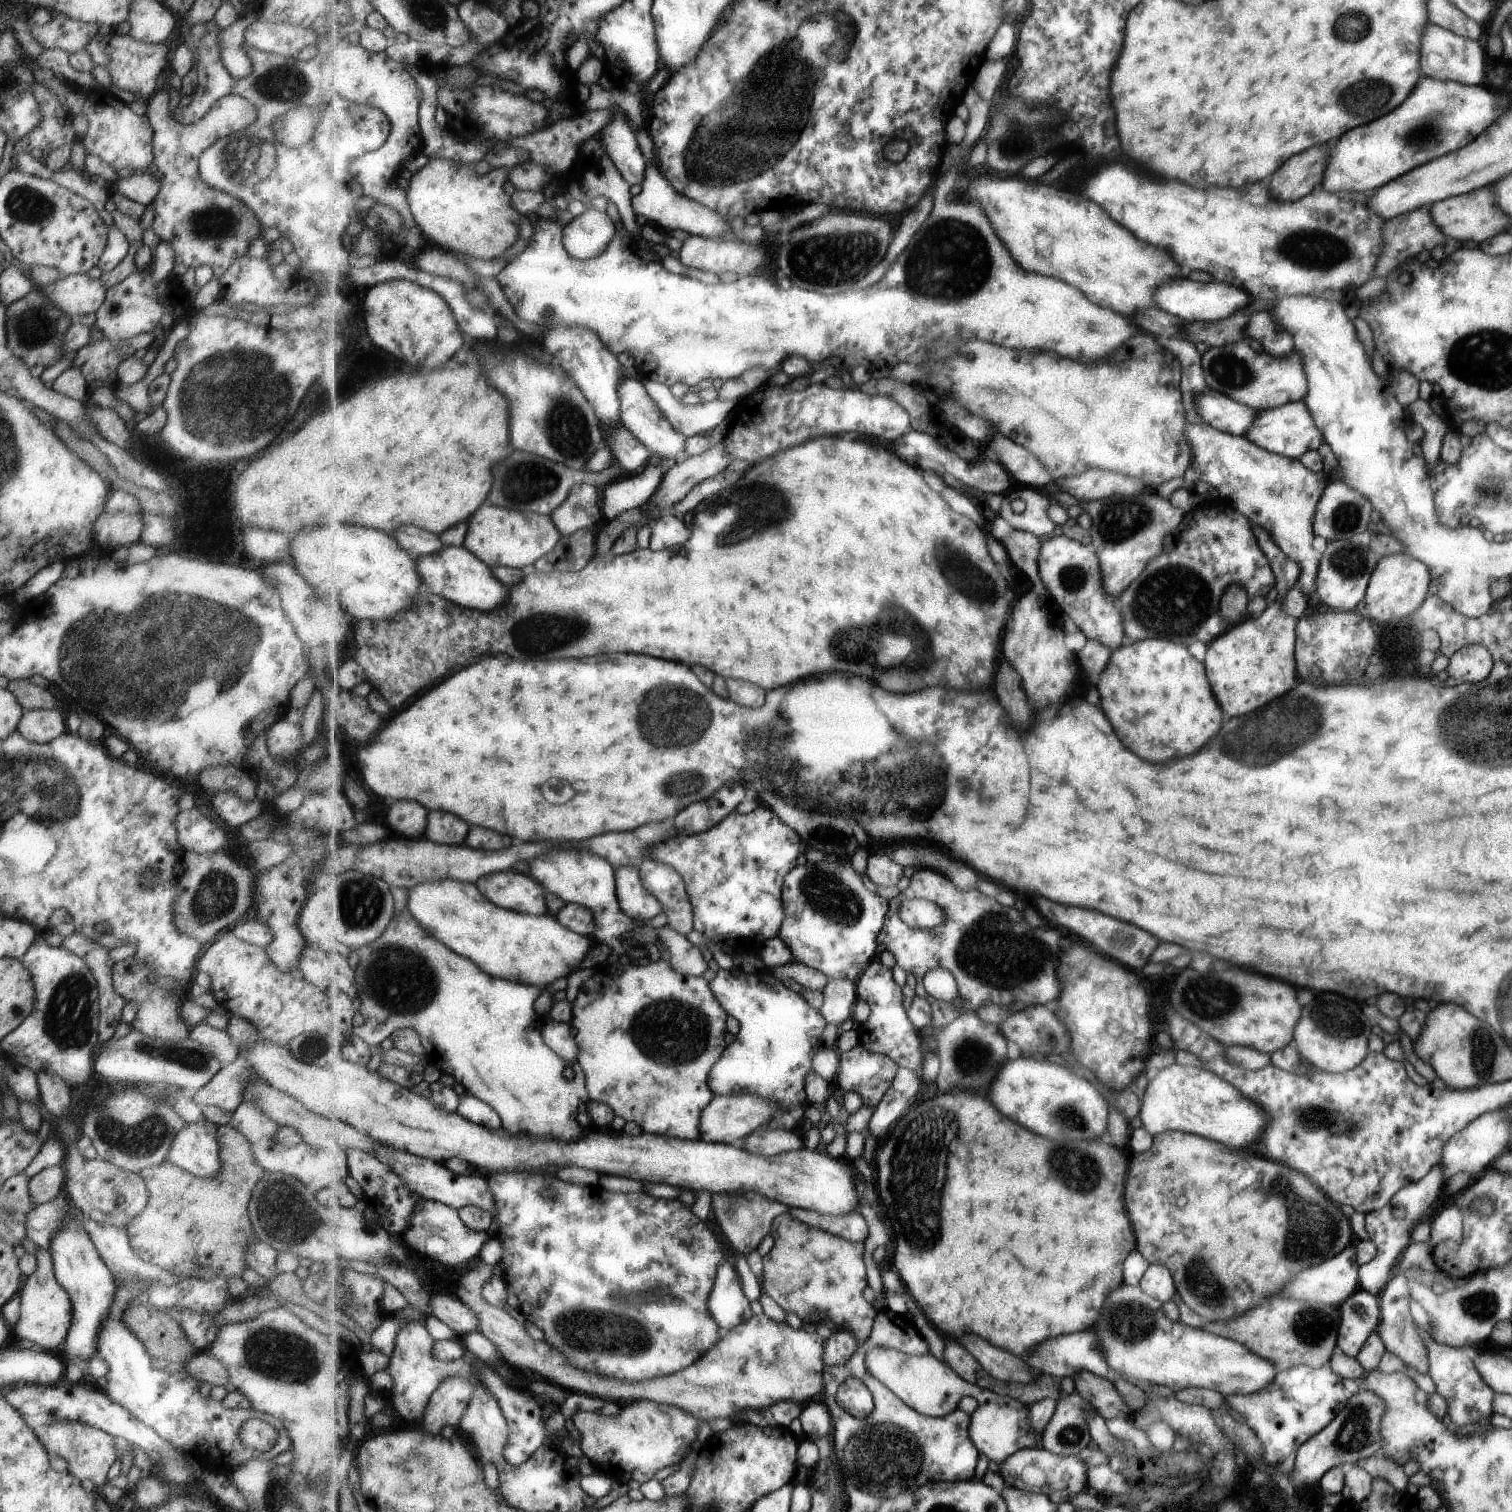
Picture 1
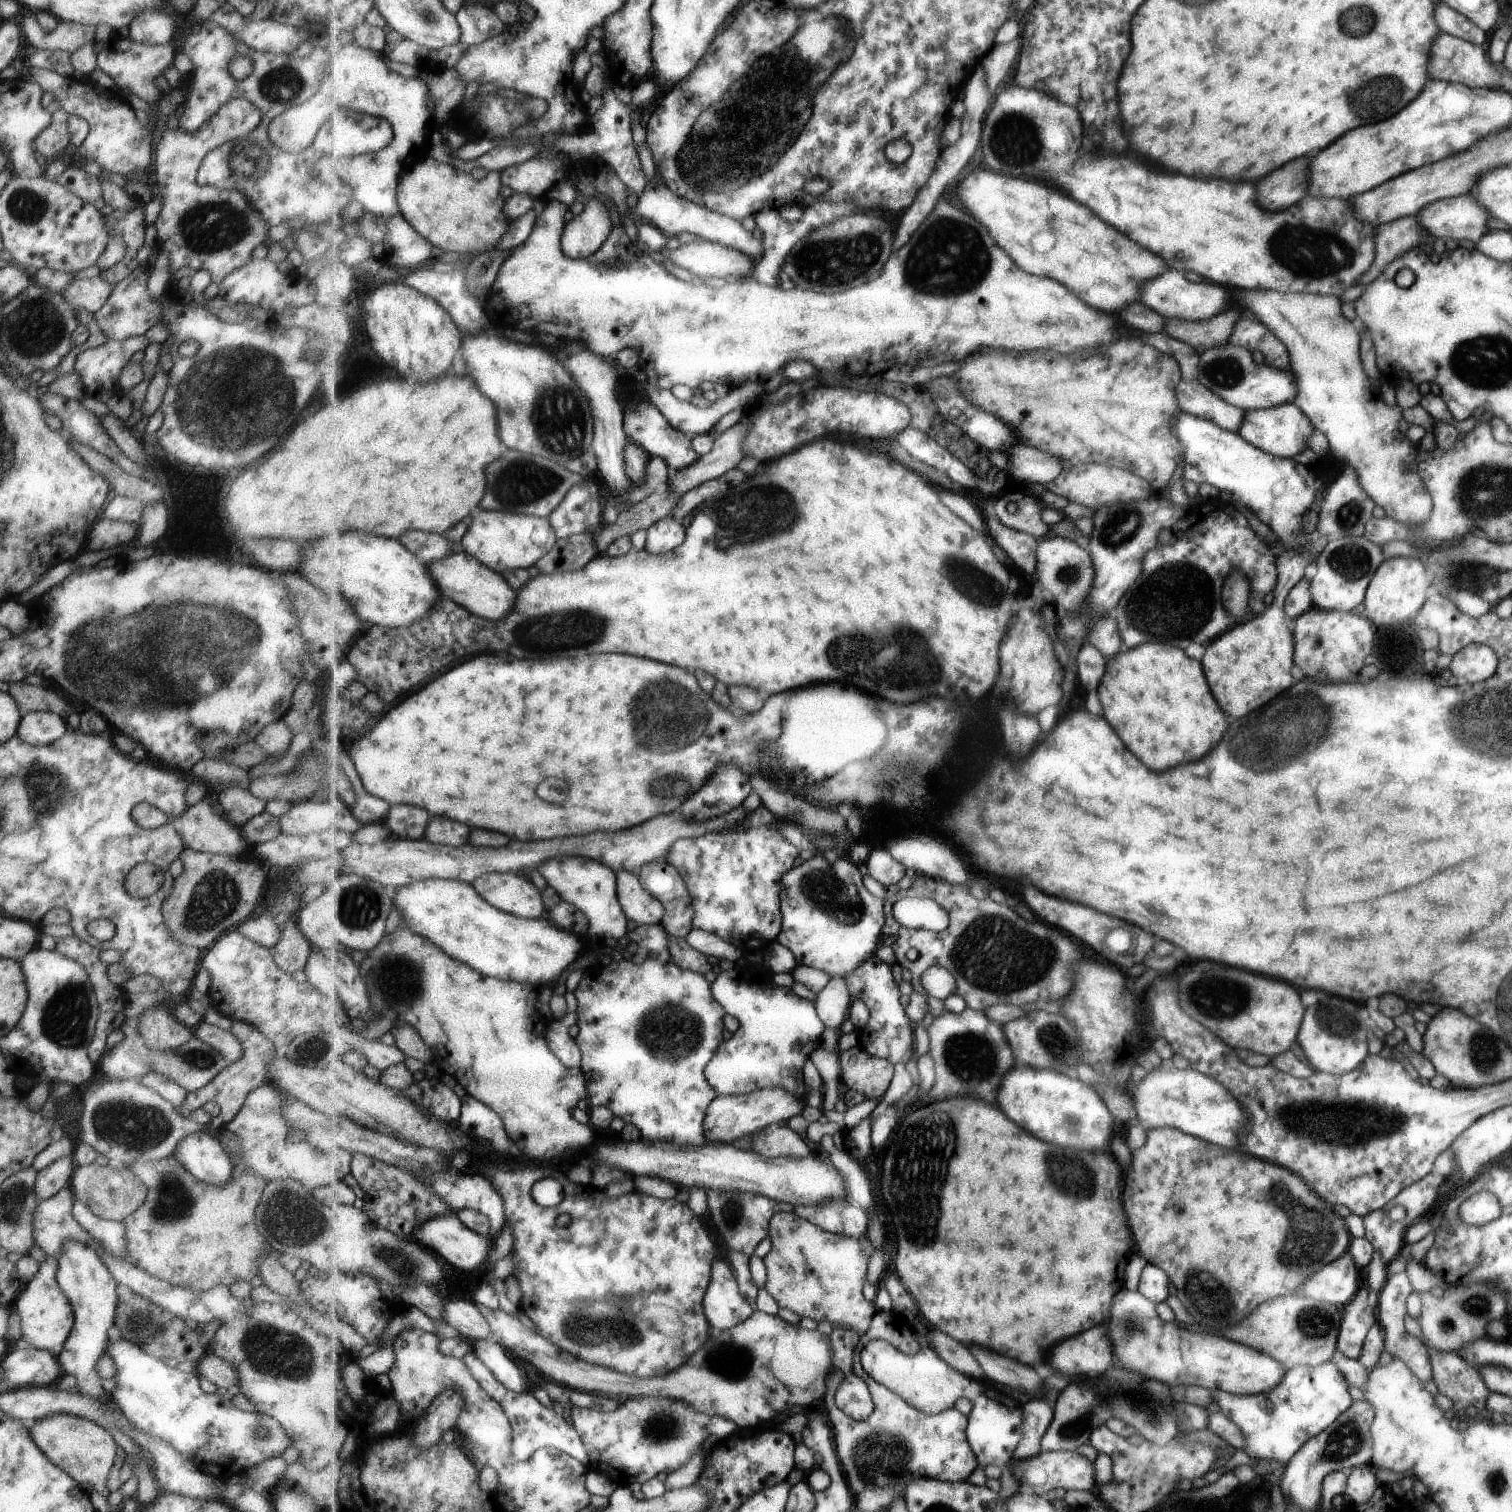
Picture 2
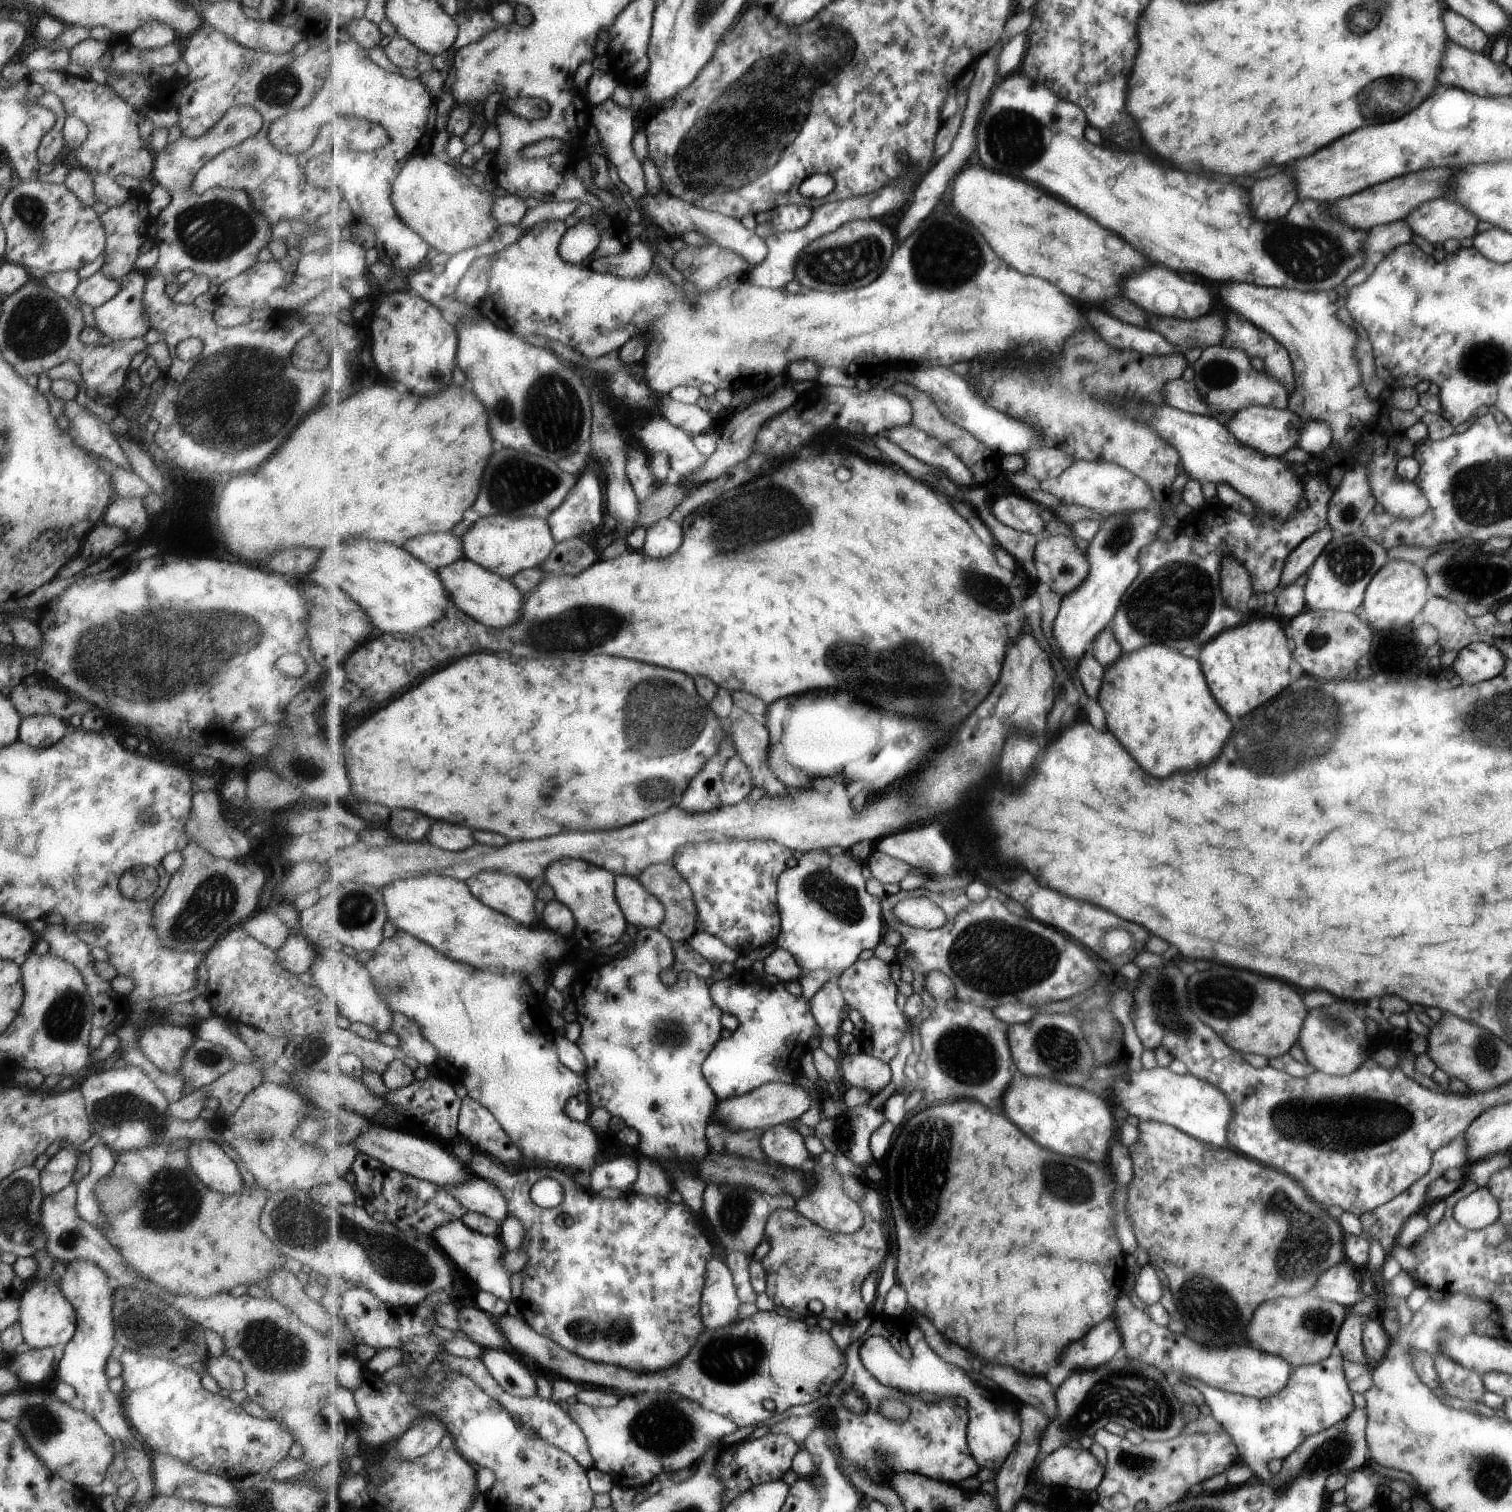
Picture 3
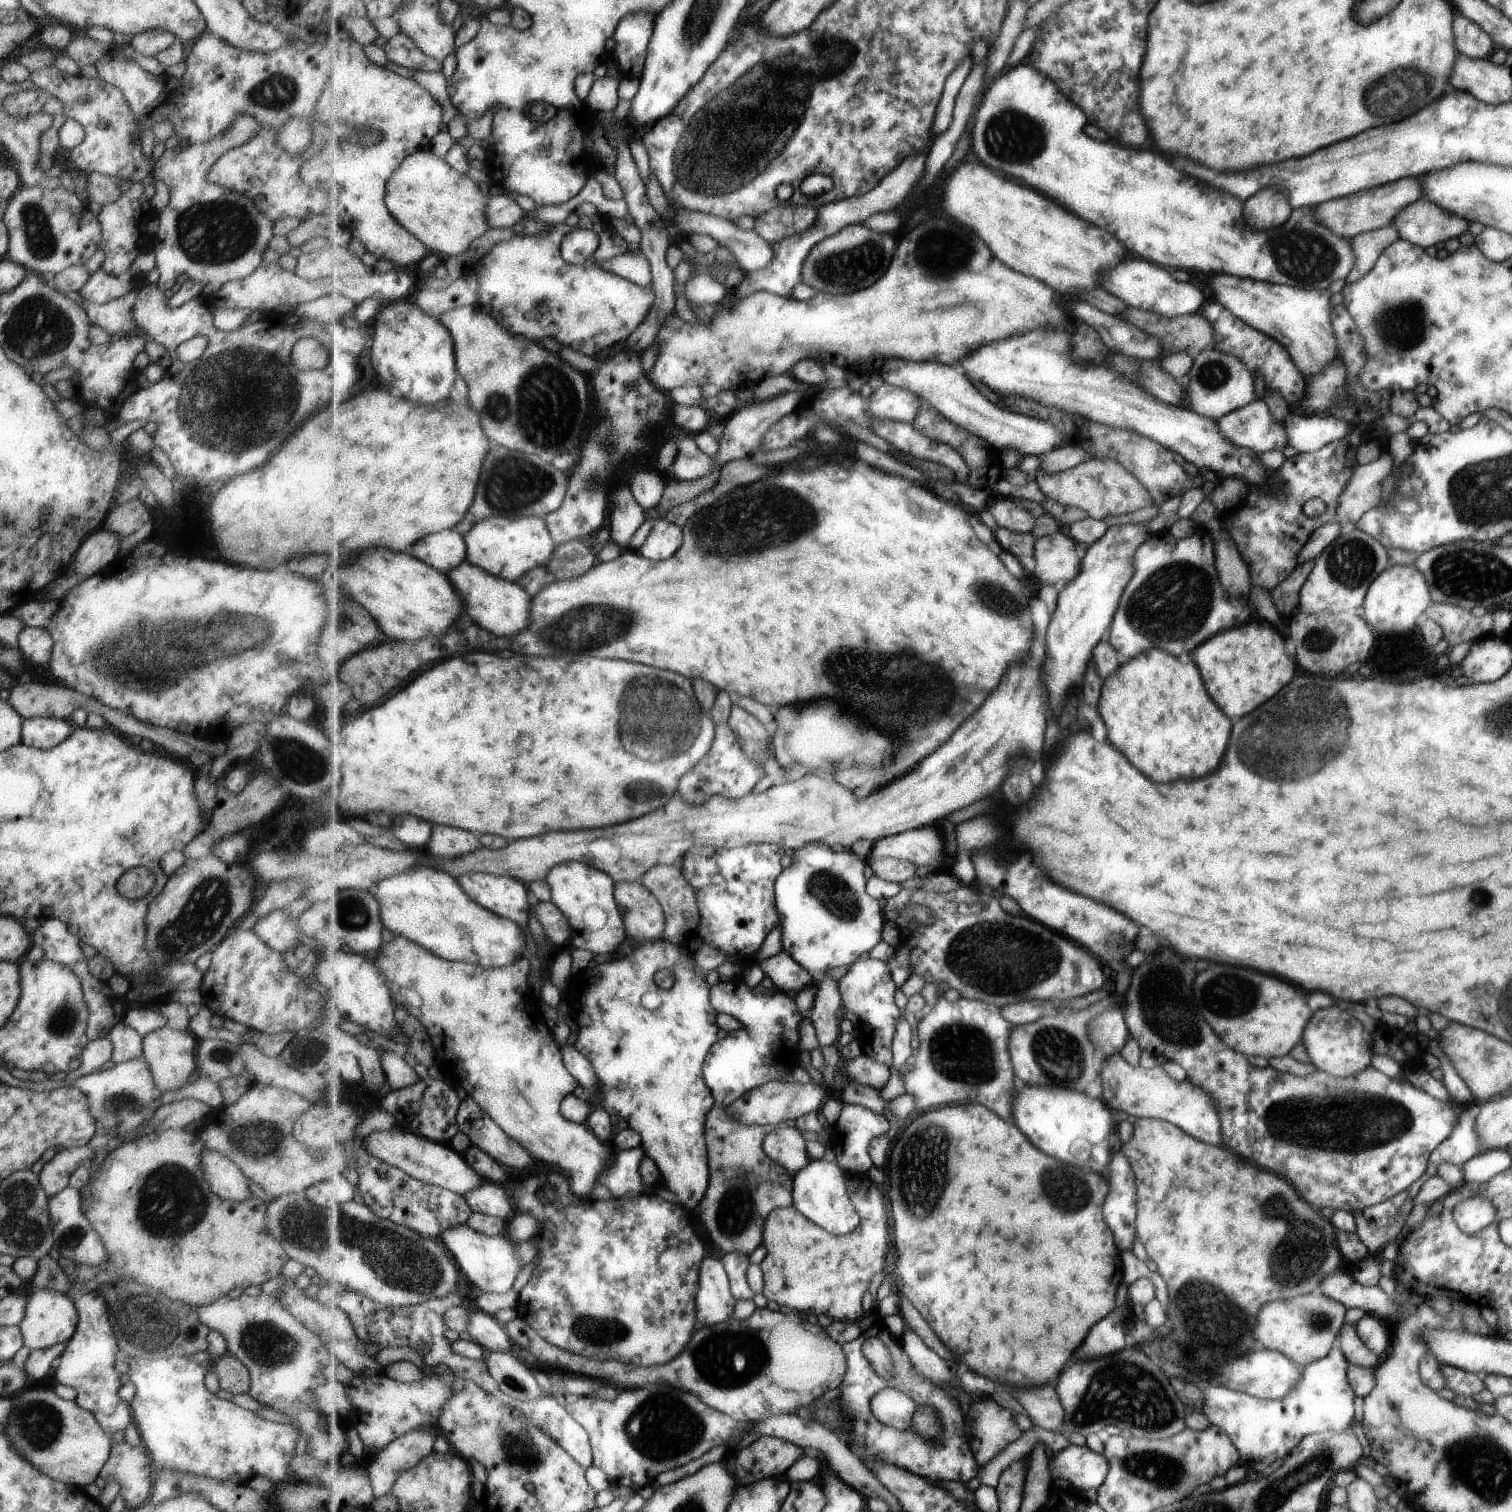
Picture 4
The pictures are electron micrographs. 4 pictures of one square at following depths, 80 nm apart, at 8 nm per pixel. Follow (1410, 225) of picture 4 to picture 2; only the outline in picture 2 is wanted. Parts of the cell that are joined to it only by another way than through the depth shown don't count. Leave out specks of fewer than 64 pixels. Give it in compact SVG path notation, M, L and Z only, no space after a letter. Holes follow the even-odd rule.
M1469 193L1429 203L1417 211L1418 223L1433 237L1476 243L1489 228L1490 214Z

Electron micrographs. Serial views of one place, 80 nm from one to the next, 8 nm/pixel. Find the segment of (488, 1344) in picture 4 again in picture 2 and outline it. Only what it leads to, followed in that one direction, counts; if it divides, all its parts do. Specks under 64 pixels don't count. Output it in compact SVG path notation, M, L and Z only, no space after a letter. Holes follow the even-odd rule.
M463 1300L447 1301L445 1304L444 1320L459 1334L473 1342L477 1339L492 1340L489 1321L477 1305Z

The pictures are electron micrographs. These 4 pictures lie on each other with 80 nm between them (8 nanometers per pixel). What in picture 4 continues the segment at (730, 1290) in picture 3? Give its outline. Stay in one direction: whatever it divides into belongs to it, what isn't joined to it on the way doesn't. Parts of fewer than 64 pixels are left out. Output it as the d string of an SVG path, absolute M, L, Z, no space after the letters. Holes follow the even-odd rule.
M705 1257L700 1266L700 1290L697 1293L696 1307L700 1326L715 1326L728 1321L735 1312L736 1296L732 1293L732 1284L723 1260Z

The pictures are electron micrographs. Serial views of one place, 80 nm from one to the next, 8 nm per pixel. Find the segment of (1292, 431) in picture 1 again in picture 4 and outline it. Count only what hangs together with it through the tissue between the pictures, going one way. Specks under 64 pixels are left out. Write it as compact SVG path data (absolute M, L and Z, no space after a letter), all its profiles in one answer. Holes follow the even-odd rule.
M1255 400L1217 418L1218 430L1234 445L1251 448L1260 454L1279 450L1288 444L1283 421L1274 420L1265 403Z

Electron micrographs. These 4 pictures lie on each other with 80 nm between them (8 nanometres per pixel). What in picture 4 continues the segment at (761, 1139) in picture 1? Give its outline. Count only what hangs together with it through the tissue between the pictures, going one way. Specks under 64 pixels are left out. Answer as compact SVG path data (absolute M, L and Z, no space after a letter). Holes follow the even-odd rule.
M781 1124L765 1137L764 1149L775 1162L782 1164L794 1175L812 1160L808 1141L803 1138L799 1128Z

